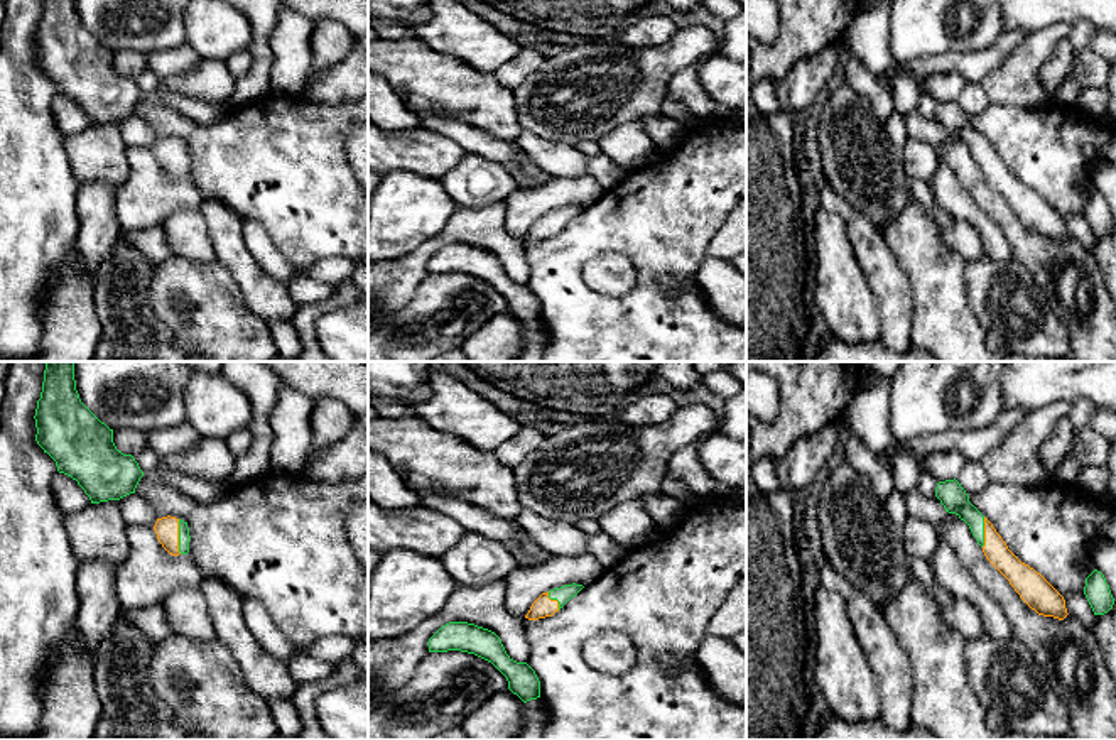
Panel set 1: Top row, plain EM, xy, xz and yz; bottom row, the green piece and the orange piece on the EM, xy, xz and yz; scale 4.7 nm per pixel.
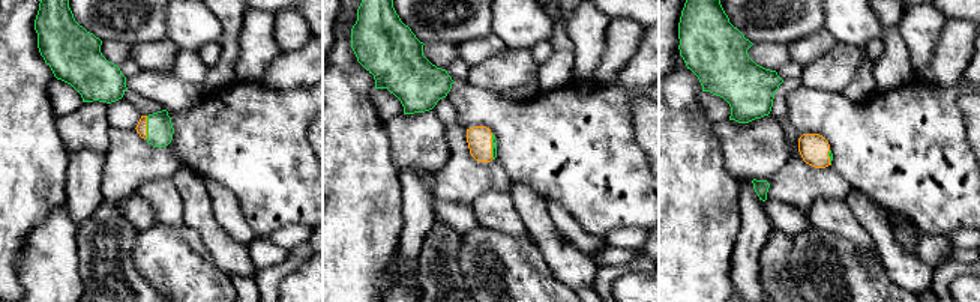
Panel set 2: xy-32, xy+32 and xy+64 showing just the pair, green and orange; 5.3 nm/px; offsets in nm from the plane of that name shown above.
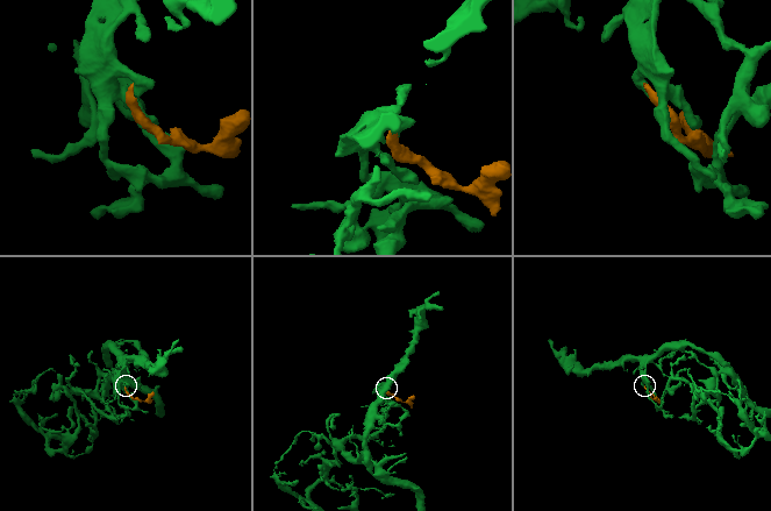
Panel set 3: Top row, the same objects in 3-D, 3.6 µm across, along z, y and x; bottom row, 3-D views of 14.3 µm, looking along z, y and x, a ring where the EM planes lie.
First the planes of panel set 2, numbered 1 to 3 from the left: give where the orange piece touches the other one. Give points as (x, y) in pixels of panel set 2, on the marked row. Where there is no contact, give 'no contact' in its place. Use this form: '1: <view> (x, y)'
1: xy-32 (147, 128)
2: xy+32 (493, 146)
3: xy+64 (830, 158)

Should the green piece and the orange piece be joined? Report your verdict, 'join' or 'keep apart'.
join

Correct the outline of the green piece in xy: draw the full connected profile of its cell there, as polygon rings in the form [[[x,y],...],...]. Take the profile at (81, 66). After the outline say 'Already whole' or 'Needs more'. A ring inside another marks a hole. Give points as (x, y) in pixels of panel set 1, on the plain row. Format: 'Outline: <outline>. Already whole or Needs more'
Outline: [[[44,0],[34,41],[37,66],[56,83],[59,95],[78,103],[91,125],[120,122],[135,115],[144,93],[132,76],[116,71],[113,51],[81,24],[74,0]]]. Already whole

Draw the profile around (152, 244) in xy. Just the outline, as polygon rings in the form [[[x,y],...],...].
[[[162,226],[122,231],[120,238],[127,240],[140,255],[155,265],[174,257]]]

